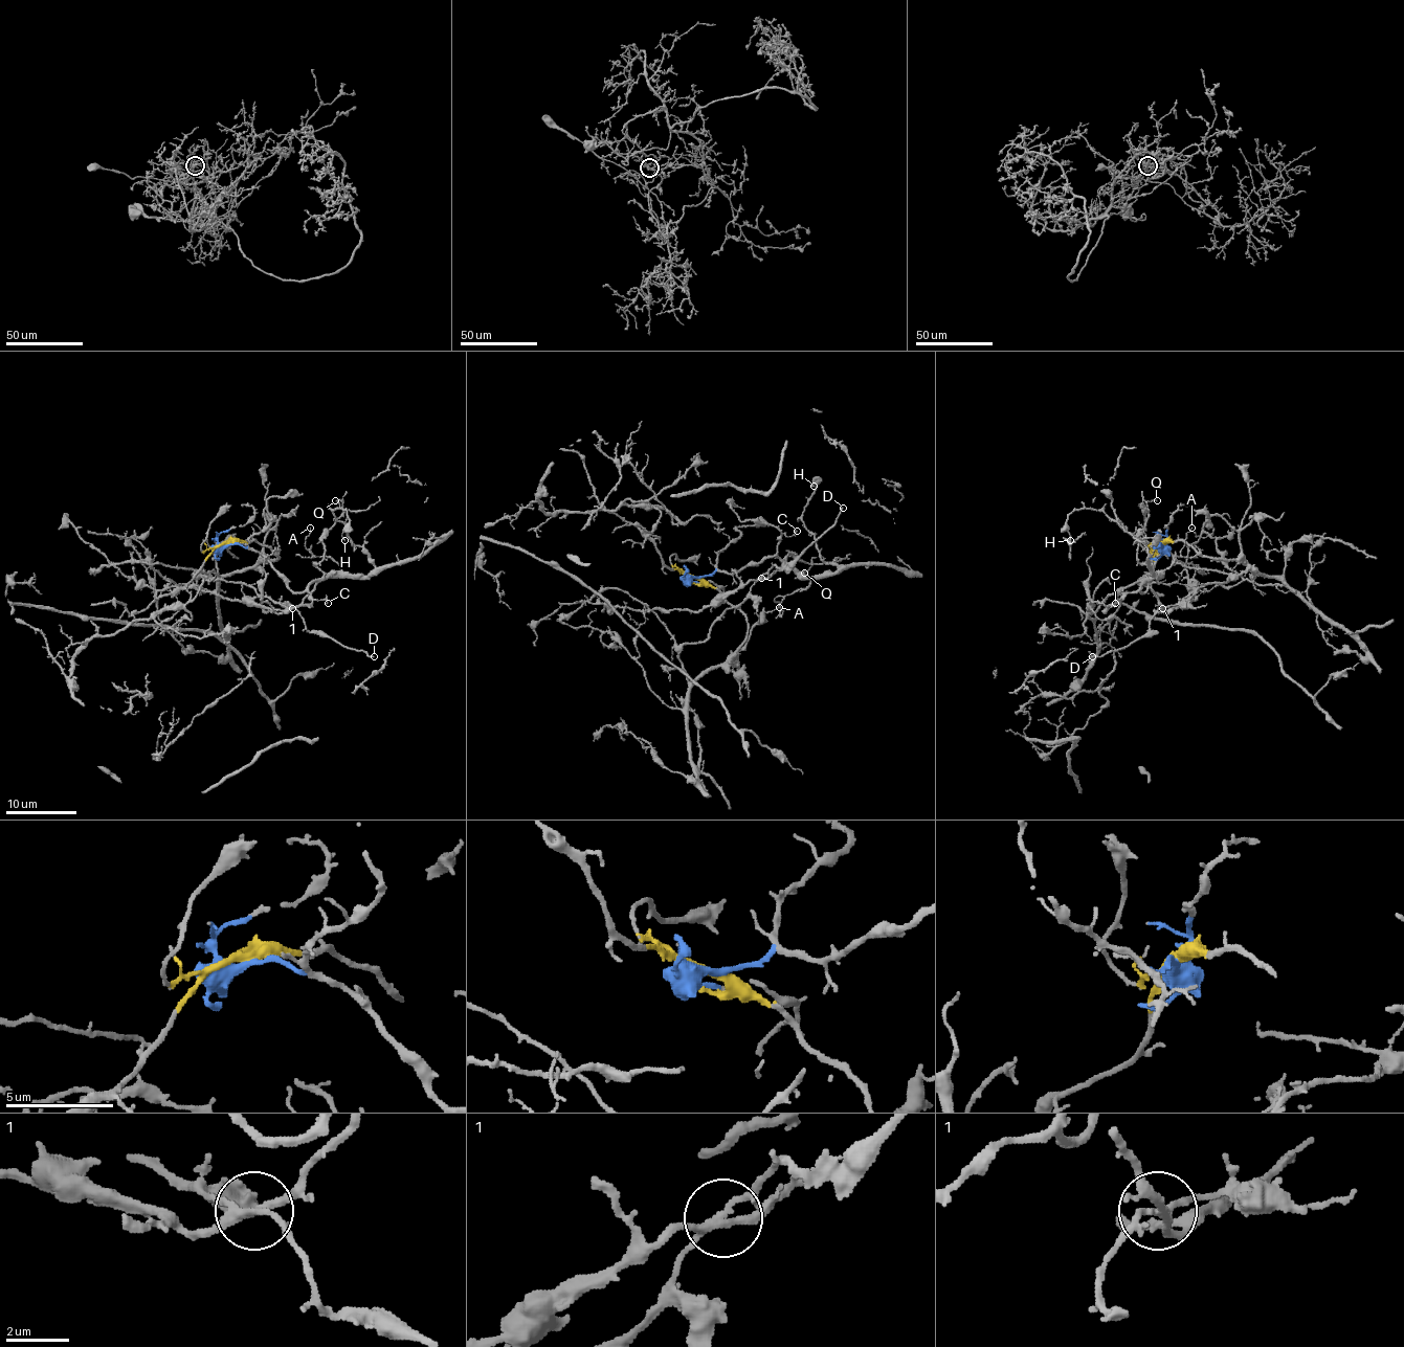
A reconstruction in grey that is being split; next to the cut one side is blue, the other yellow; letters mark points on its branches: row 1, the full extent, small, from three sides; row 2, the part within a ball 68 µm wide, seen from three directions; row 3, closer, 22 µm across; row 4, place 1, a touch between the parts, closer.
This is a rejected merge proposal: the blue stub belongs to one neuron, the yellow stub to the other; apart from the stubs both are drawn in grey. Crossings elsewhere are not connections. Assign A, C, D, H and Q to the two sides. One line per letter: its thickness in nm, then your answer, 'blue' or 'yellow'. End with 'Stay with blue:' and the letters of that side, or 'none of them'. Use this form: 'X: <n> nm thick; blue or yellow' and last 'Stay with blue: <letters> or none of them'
A: 110 nm thick; blue
C: 150 nm thick; blue
D: 160 nm thick; yellow
H: 130 nm thick; blue
Q: 120 nm thick; blue
Stay with blue: A, C, H, Q

